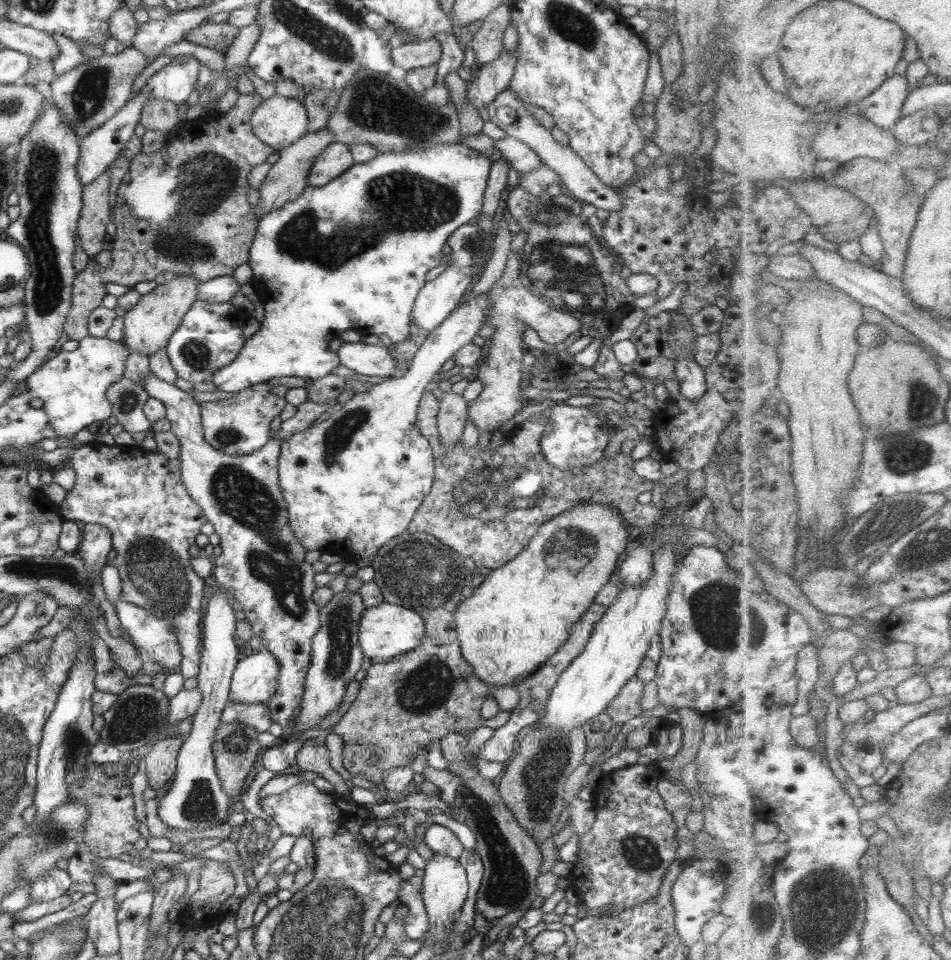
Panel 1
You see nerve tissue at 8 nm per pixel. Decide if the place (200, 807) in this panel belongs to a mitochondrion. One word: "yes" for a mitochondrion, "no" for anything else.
yes

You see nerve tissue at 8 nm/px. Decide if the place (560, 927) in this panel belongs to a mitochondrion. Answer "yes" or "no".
no

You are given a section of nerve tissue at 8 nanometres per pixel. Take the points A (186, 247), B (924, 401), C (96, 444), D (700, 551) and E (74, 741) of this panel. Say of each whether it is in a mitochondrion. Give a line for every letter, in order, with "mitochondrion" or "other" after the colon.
A: mitochondrion
B: mitochondrion
C: other
D: other
E: mitochondrion

